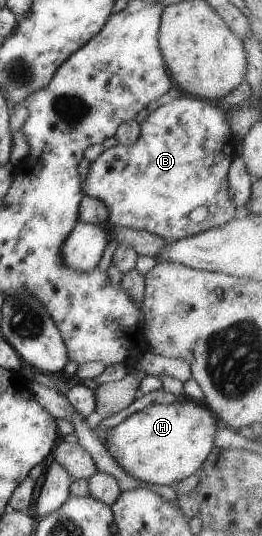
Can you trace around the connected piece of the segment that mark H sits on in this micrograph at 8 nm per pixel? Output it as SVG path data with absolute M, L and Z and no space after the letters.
M196 400L147 405L109 429L106 449L117 465L138 481L158 485L175 485L184 477L200 470L201 463L214 447L212 439L218 430L214 423L215 419L207 406Z

